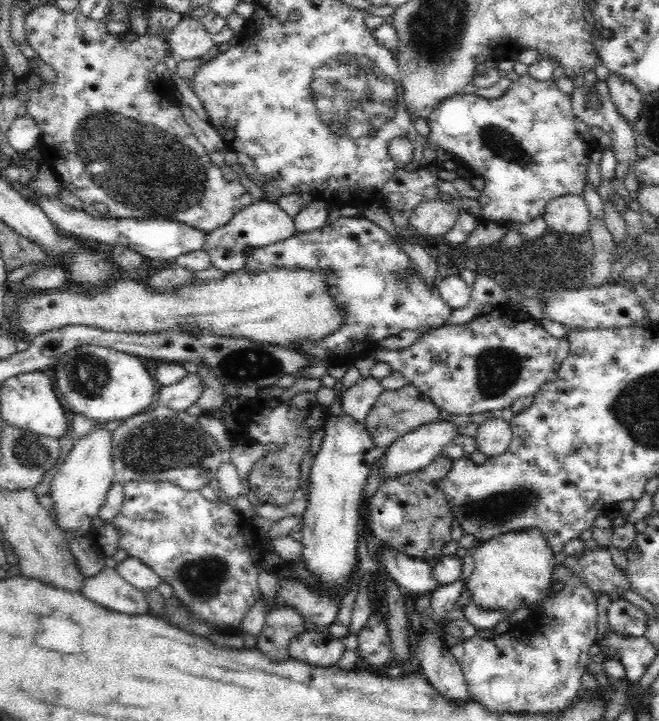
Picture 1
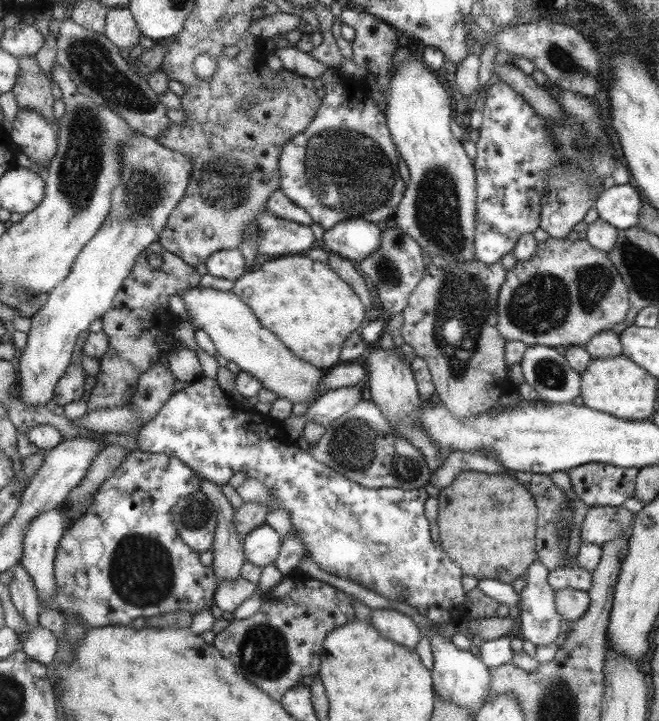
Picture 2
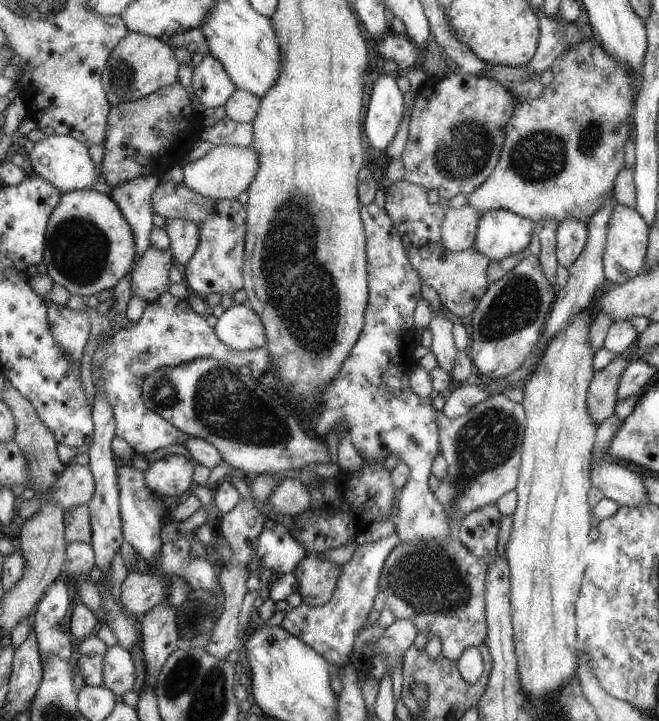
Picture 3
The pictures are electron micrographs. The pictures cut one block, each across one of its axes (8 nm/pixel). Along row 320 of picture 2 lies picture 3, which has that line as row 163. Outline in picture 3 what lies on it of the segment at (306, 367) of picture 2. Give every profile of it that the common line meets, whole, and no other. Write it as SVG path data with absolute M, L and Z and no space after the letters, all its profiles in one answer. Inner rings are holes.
M213 146L201 158L184 164L181 184L192 192L213 201L236 199L241 192L246 192L258 172L258 154L253 148L239 146Z

